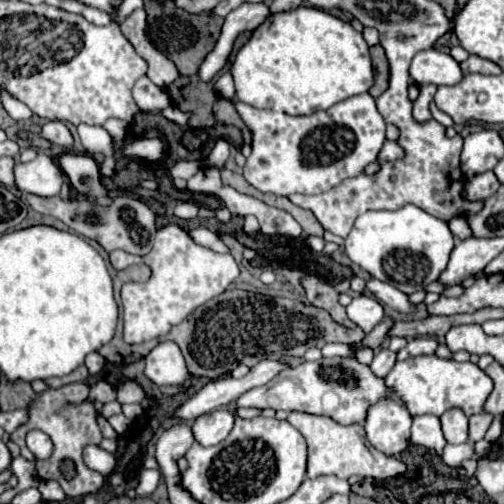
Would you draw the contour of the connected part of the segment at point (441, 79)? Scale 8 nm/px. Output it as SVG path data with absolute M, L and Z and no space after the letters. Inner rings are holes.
M435 48L419 52L413 58L409 74L411 74L413 82L417 82L419 86L423 86L423 84L453 86L463 78L459 62L455 62L451 58L451 54L435 50Z

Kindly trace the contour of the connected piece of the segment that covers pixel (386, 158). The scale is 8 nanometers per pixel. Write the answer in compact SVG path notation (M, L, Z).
M385 142L383 148L381 148L381 156L377 158L379 164L385 164L385 162L391 162L391 160L399 160L405 156L405 150L397 144L397 142Z

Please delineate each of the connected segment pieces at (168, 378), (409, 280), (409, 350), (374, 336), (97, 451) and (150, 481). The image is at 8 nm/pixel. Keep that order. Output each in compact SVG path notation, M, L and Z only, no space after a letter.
M171 340L159 342L147 356L145 356L145 376L155 382L157 386L179 386L189 378L183 354L179 346Z
M407 204L393 212L365 212L355 220L353 230L345 238L345 252L355 264L369 272L371 278L393 284L405 294L413 294L435 282L441 274L441 268L445 268L445 264L449 262L451 250L453 234L447 222L427 214L413 204Z
M413 338L409 344L397 352L397 360L405 360L411 356L427 356L433 354L437 348L437 342L433 338Z
M385 318L385 320L383 320L371 334L367 334L367 336L361 340L361 344L363 344L363 346L369 346L369 348L377 348L377 346L381 346L383 340L387 338L389 324L393 324L393 320L391 320L391 318Z
M87 446L83 450L83 462L85 462L87 468L91 468L91 470L103 474L103 476L111 474L113 468L115 468L115 464L117 464L115 456L111 456L109 452L105 452L99 446Z
M143 470L141 478L139 478L139 486L137 486L137 494L139 496L149 496L151 492L155 492L157 484L159 484L161 472L159 470Z

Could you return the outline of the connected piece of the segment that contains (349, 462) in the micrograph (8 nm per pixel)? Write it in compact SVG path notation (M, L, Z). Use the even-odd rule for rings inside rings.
M289 412L287 422L295 426L307 442L307 478L317 478L325 474L335 474L337 478L349 478L357 474L361 478L383 480L383 478L403 474L407 470L407 466L401 460L387 456L375 450L373 446L369 450L369 442L361 424L341 426L327 416L313 416L305 412Z

